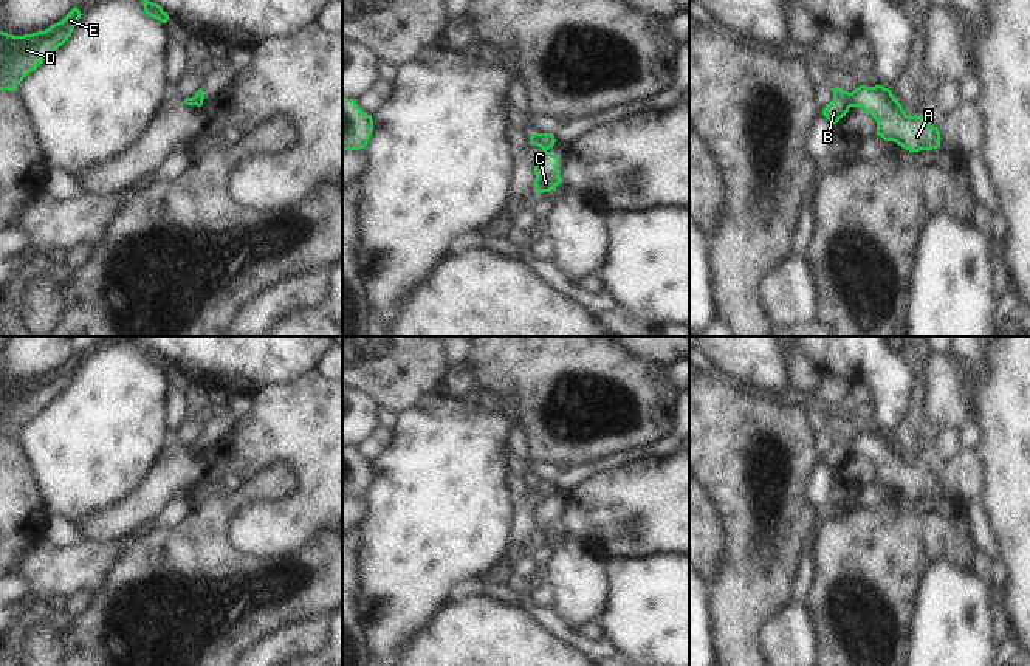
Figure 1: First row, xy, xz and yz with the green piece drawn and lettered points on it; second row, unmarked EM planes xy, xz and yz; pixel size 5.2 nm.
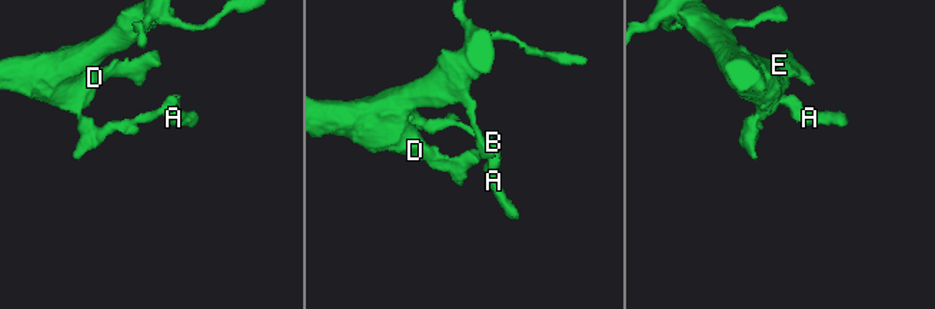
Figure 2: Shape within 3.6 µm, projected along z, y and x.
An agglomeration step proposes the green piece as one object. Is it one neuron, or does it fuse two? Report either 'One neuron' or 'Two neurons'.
Two neurons

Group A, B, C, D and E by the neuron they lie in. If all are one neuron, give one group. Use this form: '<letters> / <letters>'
A C / B D E

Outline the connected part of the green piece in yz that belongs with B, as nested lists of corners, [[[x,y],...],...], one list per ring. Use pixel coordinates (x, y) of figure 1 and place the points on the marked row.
[[[832,88],[833,99],[830,104],[822,110],[822,115],[832,122],[836,124],[849,108],[852,107],[852,93],[844,91],[841,88]]]

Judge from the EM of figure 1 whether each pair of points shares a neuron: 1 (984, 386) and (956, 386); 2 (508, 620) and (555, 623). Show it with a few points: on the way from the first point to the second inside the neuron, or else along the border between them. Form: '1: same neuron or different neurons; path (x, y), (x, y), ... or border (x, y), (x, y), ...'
1: different neurons; border (968, 377), (973, 418)
2: different neurons; border (518, 604), (539, 626), (564, 641)

